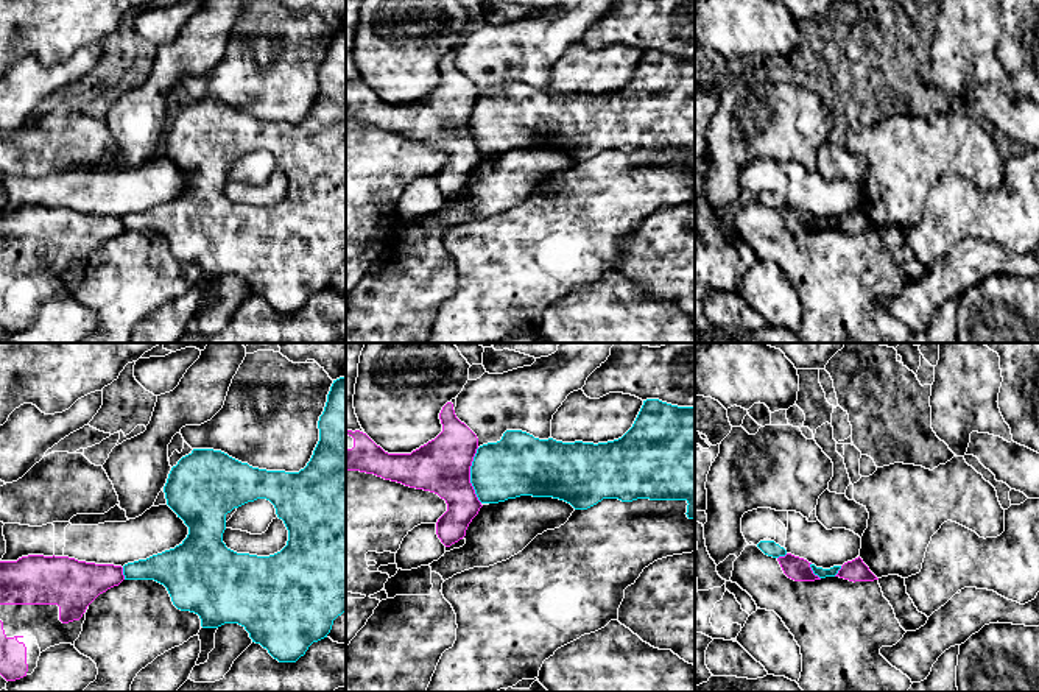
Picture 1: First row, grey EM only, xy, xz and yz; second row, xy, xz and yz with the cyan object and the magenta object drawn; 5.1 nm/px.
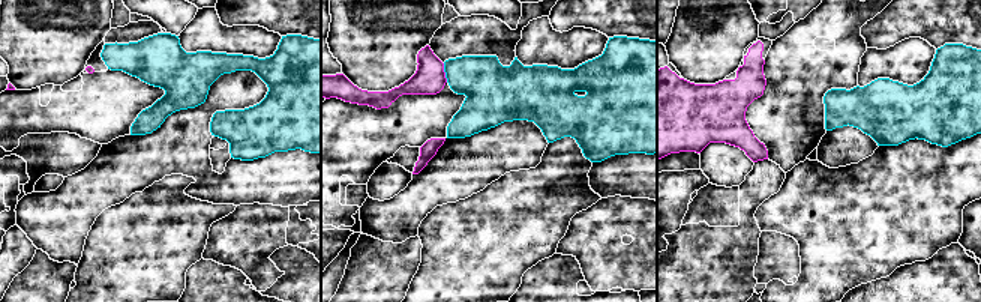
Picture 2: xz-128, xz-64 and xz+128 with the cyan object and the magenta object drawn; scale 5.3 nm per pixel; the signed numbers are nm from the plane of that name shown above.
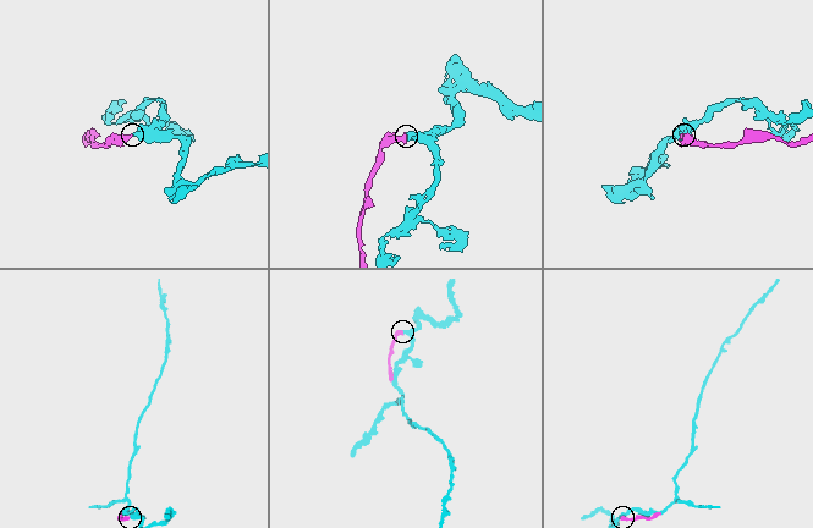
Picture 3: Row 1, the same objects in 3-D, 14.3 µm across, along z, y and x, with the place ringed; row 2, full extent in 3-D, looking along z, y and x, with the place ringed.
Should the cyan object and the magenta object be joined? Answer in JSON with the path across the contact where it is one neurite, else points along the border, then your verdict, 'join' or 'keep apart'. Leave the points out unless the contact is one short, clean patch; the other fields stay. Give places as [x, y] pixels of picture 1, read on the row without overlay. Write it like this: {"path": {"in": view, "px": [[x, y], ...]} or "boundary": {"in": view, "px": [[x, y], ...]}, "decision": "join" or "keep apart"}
{"boundary": {"in": "xz", "px": [[477, 98], [472, 108], [471, 136], [482, 153]]}, "decision": "keep apart"}

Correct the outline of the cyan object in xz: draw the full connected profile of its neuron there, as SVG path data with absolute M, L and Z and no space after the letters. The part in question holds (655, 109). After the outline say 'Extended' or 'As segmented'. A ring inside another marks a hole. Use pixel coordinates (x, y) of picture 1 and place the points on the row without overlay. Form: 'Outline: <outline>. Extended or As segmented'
Outline: M646 50L622 89L598 95L539 90L522 81L506 81L500 92L477 100L470 134L481 154L533 147L559 150L575 161L587 161L603 150L685 151L685 165L695 170L695 58Z. As segmented

